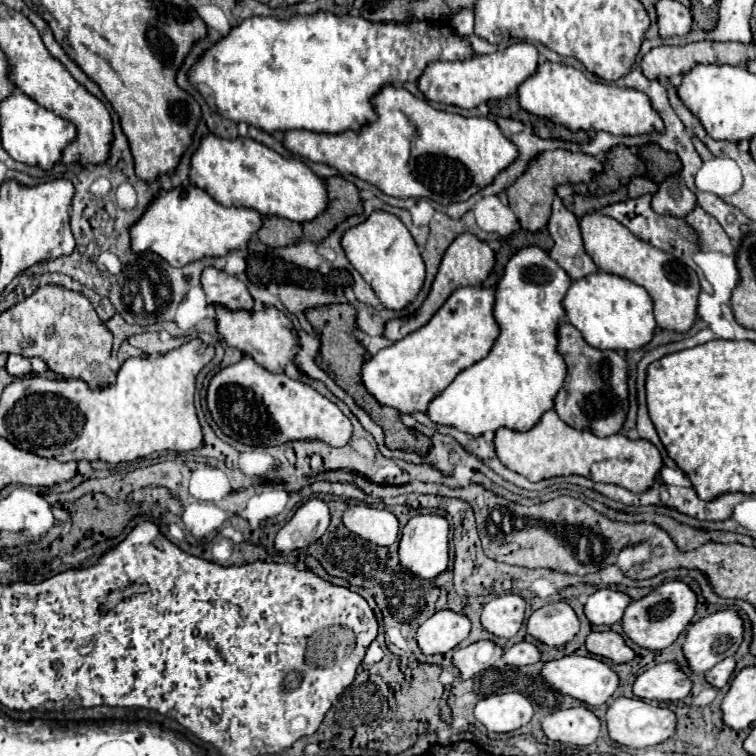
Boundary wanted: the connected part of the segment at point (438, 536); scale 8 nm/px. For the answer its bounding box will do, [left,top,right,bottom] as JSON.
[398,515,448,579]

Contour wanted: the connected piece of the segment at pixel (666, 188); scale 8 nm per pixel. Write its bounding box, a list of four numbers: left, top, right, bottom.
[652,175,696,217]

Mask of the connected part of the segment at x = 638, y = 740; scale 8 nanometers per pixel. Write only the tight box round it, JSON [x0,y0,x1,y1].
[606,697,676,749]

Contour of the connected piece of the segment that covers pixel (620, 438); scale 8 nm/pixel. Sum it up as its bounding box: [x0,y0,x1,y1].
[494,411,662,493]

